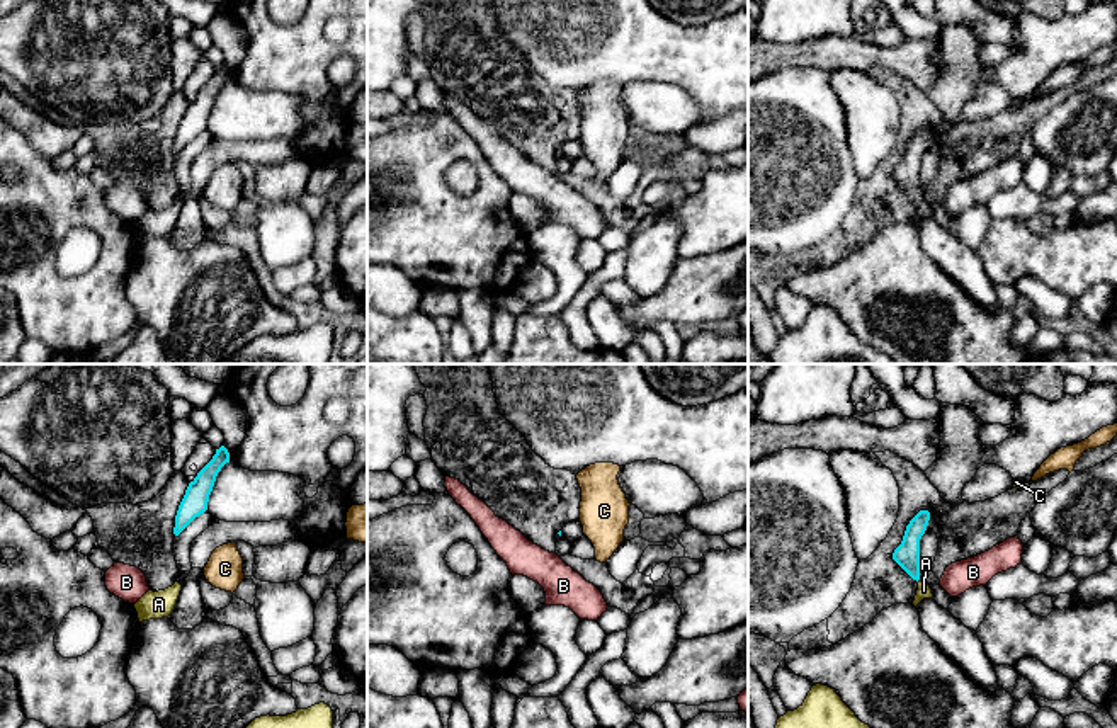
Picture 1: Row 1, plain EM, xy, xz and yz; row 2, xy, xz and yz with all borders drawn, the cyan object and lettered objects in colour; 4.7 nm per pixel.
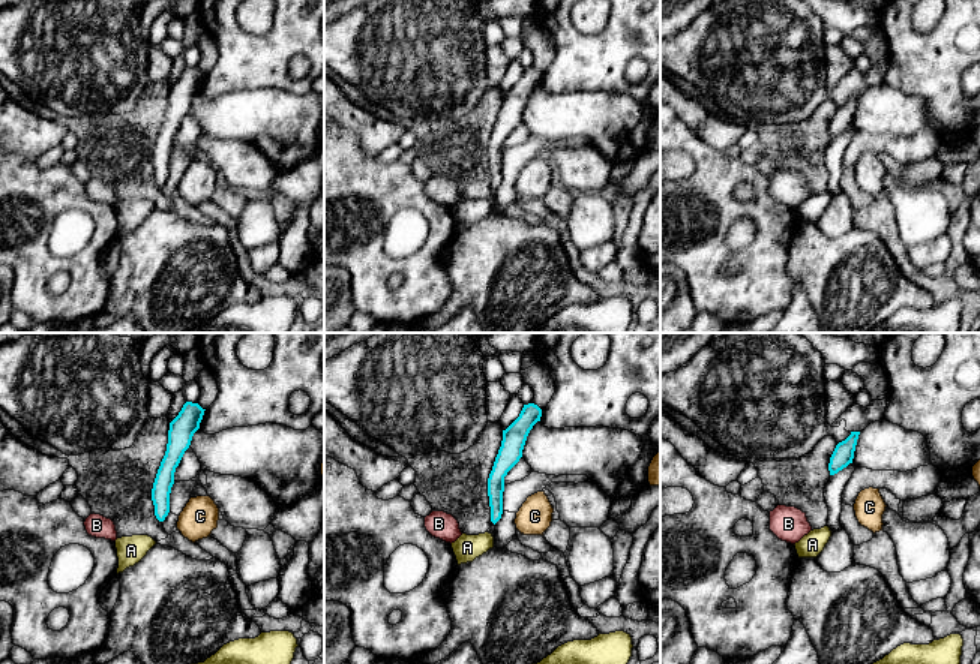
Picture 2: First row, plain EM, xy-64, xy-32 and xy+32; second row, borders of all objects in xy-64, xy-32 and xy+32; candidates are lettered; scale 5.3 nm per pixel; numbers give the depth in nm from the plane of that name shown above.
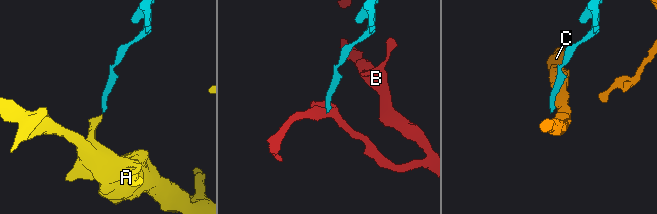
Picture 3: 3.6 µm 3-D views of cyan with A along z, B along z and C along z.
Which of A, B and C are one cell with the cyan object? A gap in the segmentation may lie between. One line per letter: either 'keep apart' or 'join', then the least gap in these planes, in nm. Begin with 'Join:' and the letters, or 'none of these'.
Join: A
A: join; 0 nm apart
B: keep apart; 100 nm apart
C: keep apart; 180 nm apart

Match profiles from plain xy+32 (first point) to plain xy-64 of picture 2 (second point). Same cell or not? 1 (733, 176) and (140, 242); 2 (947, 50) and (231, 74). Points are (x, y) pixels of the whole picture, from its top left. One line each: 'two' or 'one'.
1: two
2: one

